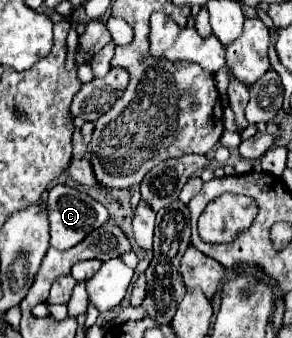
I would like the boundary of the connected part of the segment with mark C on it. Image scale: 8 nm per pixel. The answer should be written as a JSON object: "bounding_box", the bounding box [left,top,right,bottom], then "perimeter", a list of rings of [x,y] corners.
{"bounding_box":[46,184,110,250],"perimeter":[[[60,184],[50,190],[46,210],[48,210],[48,222],[50,222],[50,246],[56,250],[74,248],[92,230],[98,230],[110,218],[108,210],[100,202],[96,202],[94,198],[90,198],[84,192],[78,192],[70,186],[60,186]]]}

